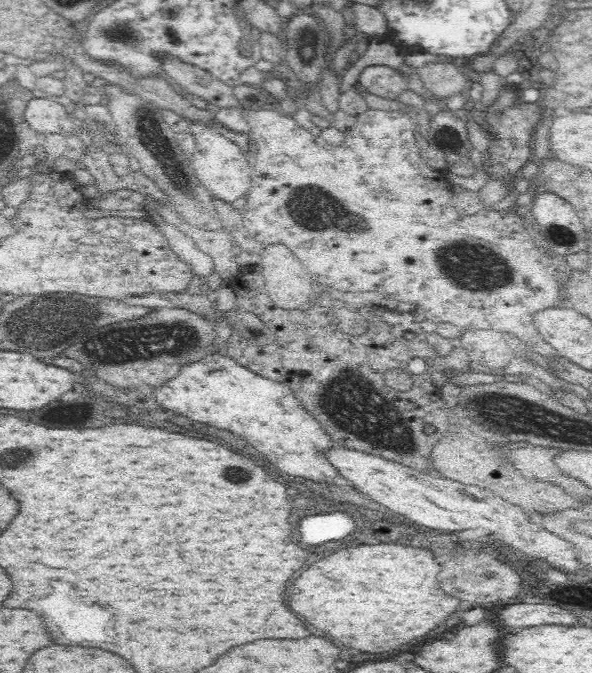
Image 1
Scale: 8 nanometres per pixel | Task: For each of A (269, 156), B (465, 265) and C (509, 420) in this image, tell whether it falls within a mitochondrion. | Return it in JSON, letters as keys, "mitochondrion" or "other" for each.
{"A":"other","B":"mitochondrion","C":"mitochondrion"}

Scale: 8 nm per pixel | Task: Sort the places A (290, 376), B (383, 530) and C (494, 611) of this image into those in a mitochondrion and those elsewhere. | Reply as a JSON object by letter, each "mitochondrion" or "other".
{"A":"other","B":"other","C":"other"}

